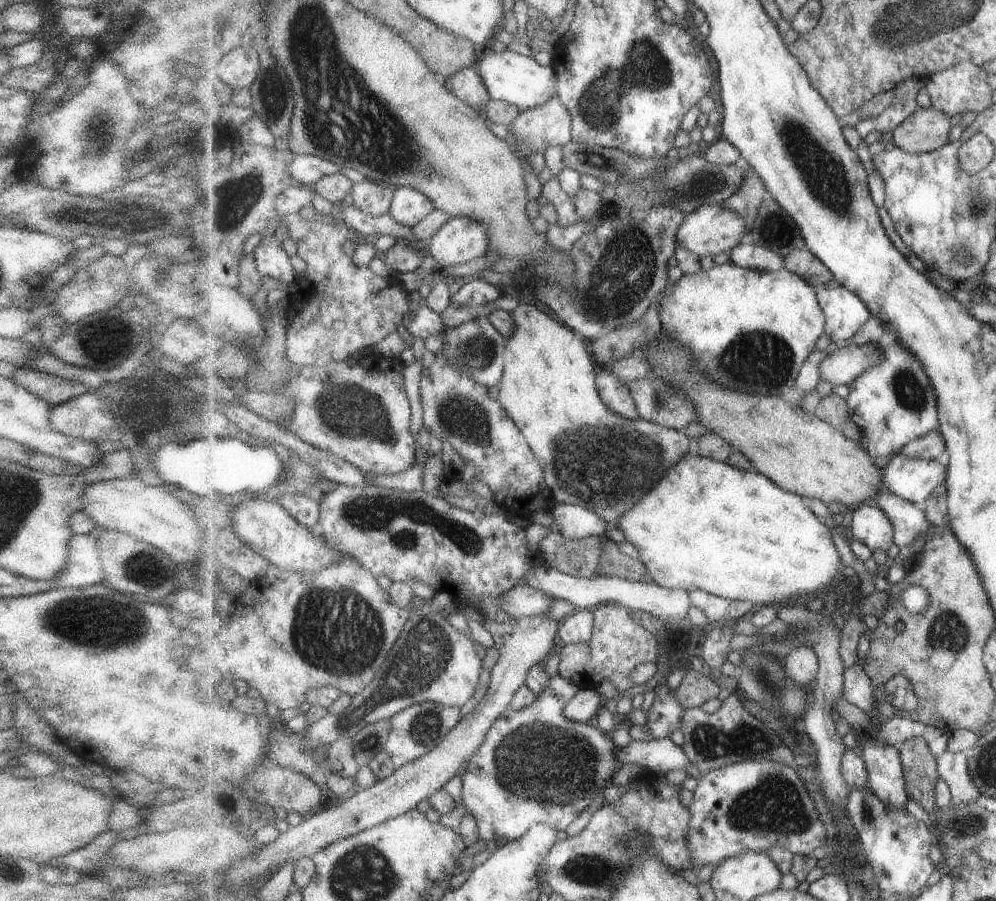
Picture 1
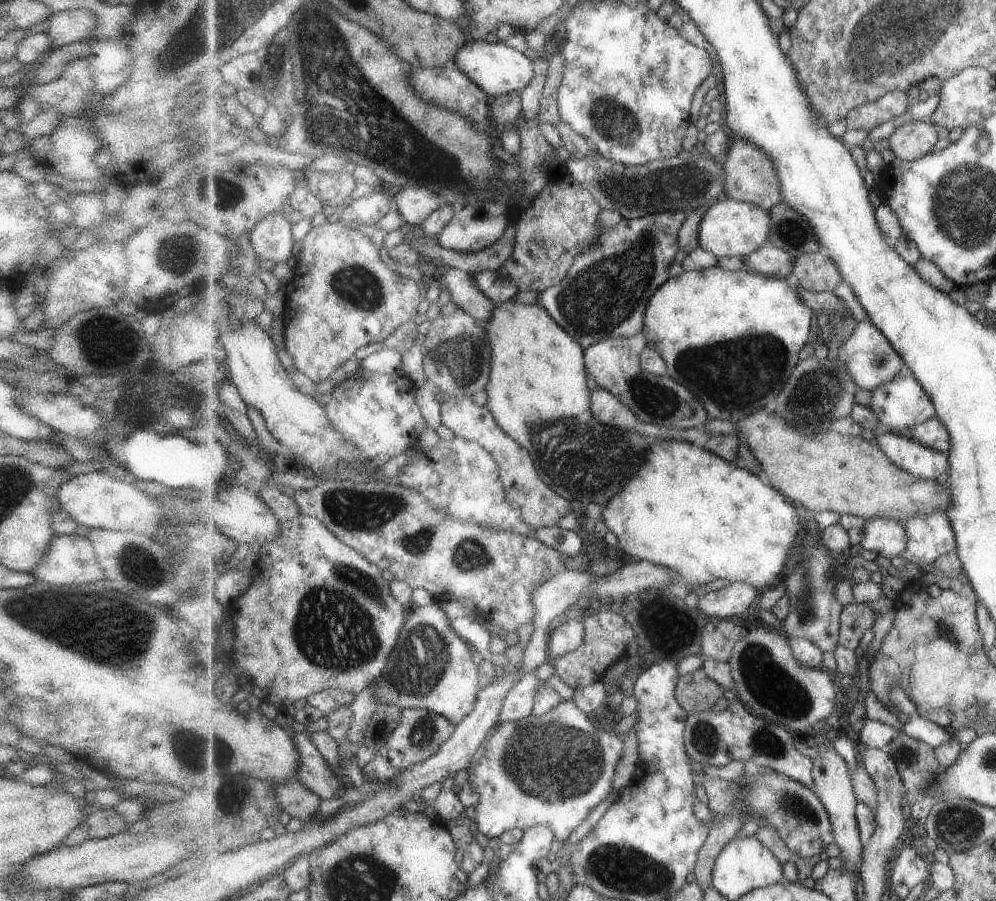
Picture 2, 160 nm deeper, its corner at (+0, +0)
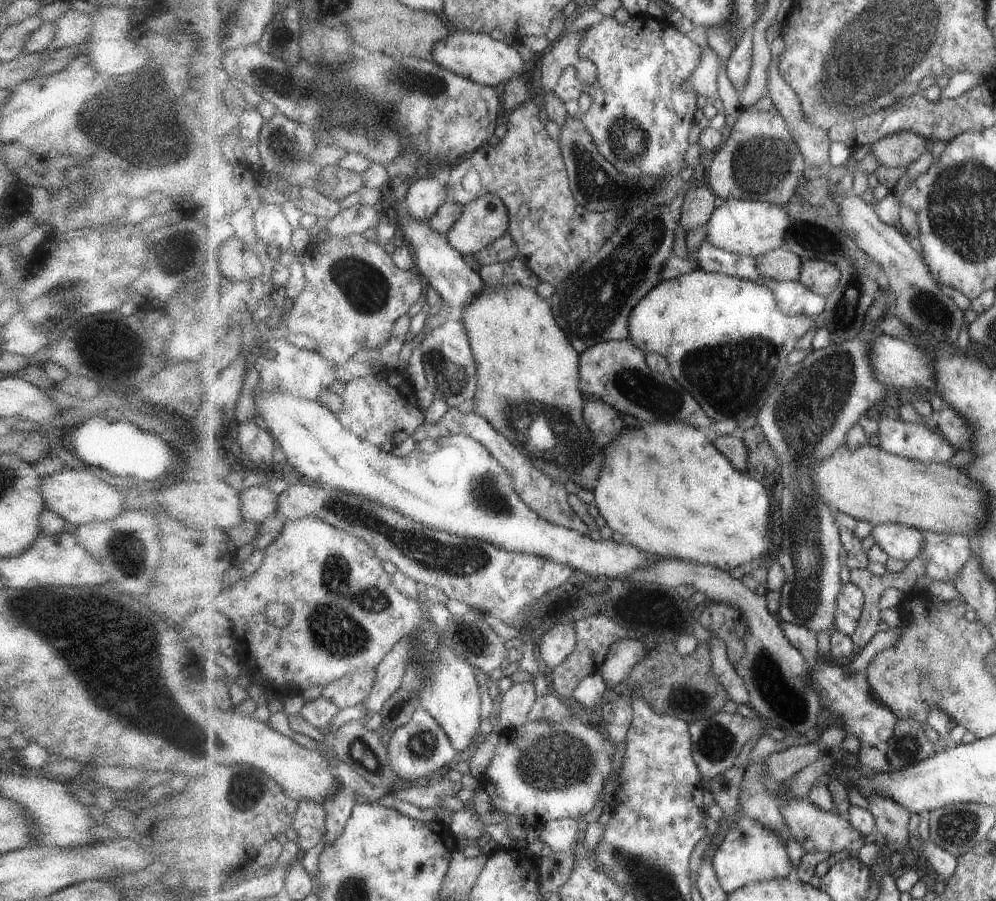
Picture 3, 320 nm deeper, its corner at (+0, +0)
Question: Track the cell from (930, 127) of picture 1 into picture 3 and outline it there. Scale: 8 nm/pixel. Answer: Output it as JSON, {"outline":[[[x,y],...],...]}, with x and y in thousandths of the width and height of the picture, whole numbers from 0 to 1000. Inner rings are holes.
{"outline":[[[917,145],[902,147],[874,161],[874,170],[889,186],[913,184],[931,166],[931,153]]]}

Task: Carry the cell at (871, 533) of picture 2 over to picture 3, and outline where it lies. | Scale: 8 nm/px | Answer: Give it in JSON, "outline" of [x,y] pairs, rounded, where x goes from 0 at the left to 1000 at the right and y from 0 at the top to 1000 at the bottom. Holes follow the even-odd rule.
{"outline":[[[887,580],[878,583],[874,589],[879,603],[883,603],[885,608],[898,620],[907,622],[910,626],[924,617],[929,604],[929,594],[925,587],[906,583],[903,580]]]}

